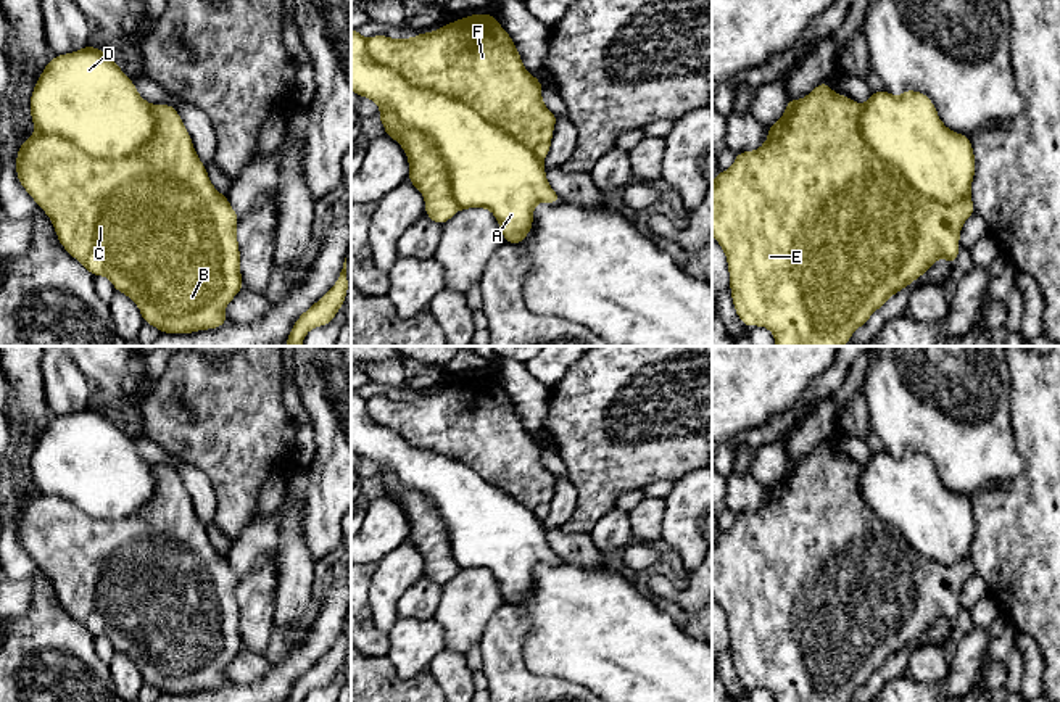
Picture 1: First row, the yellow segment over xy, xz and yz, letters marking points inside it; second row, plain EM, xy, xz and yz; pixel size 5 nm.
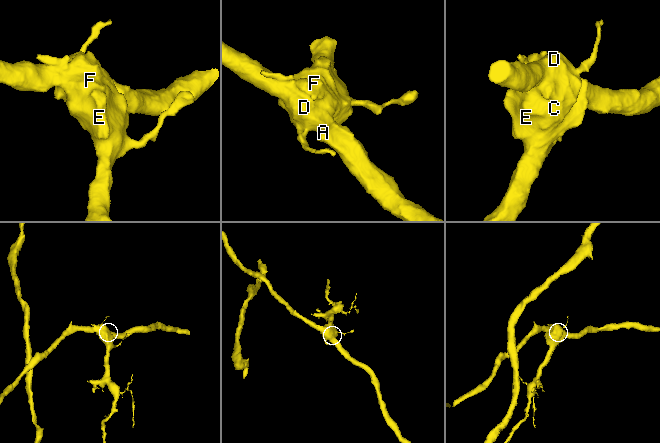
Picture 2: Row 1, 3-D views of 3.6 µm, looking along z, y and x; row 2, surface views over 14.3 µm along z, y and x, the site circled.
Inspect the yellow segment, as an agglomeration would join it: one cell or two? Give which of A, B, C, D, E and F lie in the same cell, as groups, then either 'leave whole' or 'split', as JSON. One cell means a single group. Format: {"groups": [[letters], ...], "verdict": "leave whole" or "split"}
{"groups": [["A", "D"], ["B", "C", "E", "F"]], "verdict": "split"}

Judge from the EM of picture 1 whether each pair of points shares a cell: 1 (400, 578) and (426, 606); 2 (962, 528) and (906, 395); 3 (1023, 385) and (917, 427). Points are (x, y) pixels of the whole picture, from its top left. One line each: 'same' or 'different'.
1: different
2: same
3: different

